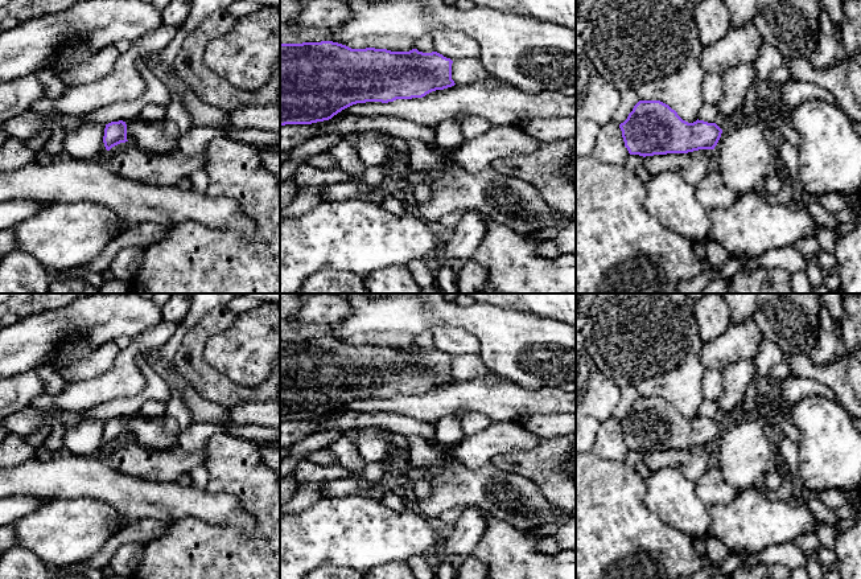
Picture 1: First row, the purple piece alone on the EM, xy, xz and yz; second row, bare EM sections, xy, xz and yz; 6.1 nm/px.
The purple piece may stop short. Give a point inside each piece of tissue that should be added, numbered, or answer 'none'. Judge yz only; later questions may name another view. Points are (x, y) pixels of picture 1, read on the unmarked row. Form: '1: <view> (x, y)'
none

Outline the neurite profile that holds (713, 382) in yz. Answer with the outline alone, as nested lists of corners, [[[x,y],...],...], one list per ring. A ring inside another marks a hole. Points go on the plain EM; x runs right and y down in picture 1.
[[[718,369],[705,370],[703,379],[704,398],[718,402],[724,394],[724,378]]]

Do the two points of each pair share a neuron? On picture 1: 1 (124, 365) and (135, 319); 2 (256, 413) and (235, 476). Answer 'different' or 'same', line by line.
1: different
2: different

